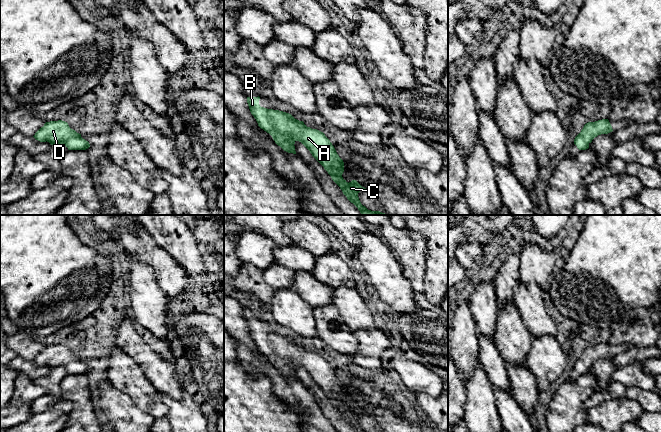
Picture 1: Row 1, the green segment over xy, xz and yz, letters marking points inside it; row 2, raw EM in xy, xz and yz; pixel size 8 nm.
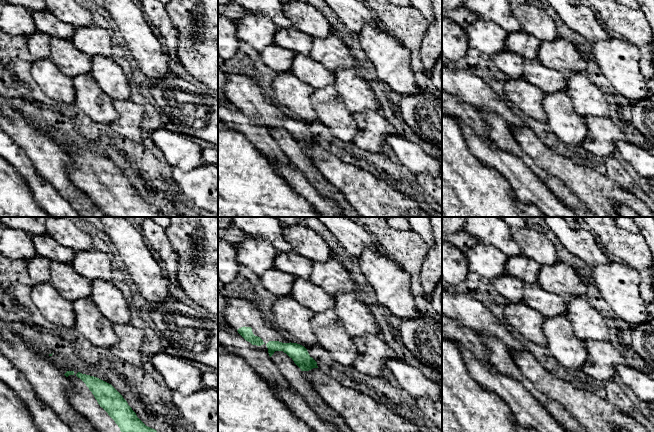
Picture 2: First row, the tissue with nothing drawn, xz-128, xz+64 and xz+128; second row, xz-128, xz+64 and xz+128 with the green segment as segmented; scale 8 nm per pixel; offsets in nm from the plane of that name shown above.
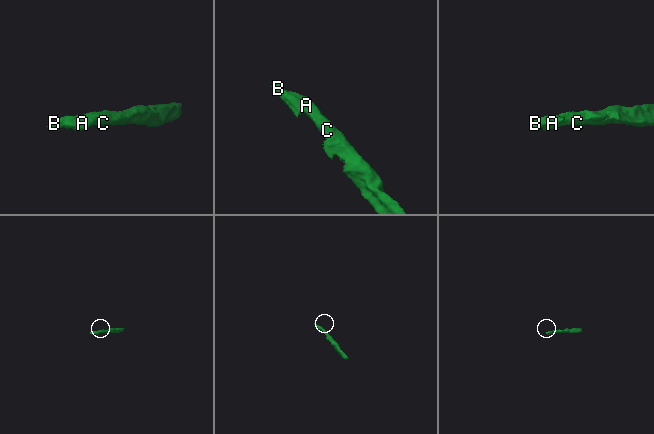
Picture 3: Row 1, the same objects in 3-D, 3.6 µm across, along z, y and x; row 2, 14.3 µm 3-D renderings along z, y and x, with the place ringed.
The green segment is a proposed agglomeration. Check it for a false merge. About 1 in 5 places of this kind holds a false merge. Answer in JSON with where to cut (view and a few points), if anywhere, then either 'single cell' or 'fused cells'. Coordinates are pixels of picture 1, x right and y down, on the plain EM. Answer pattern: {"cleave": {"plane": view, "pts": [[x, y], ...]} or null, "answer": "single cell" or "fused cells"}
{"cleave": null, "answer": "single cell"}

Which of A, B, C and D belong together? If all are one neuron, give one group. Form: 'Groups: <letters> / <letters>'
Groups: A B C D

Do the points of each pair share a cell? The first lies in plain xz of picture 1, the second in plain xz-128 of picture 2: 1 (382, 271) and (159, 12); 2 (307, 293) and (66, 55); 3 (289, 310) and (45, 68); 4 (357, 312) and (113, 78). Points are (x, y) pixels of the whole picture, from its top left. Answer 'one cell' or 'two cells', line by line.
1: two cells
2: one cell
3: one cell
4: one cell

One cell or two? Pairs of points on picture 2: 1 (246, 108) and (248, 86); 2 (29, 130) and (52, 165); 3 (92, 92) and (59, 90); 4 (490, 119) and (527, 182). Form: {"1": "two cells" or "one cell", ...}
{"1": "one cell", "2": "one cell", "3": "two cells", "4": "two cells"}

